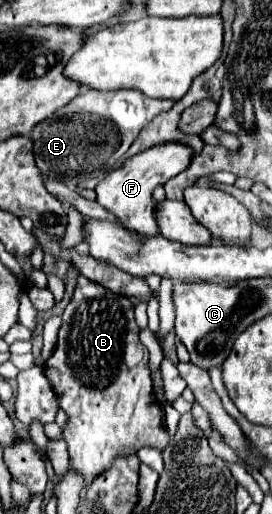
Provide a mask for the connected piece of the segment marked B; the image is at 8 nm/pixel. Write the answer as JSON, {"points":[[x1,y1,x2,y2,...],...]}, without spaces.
{"points":[[81,277,77,281,73,299,63,311,55,353,43,373,59,399,59,407,67,413,63,437,69,447,71,467,85,477,87,485,117,455,135,453,141,447,163,451,169,435,161,427,163,411,153,397,149,351,139,341,133,303,111,291,99,297,99,285,81,285]]}

